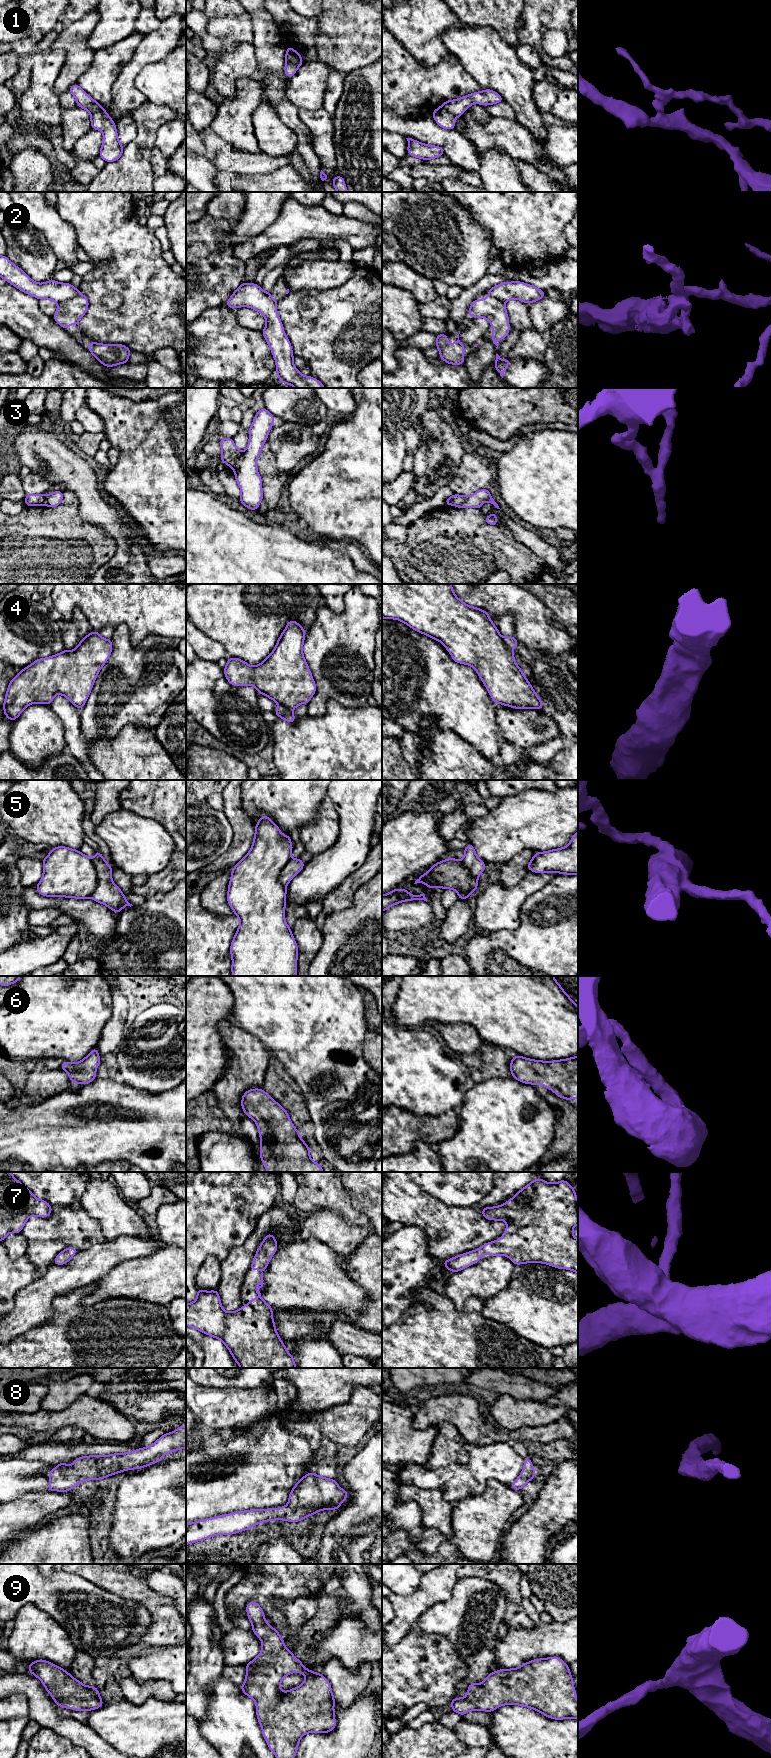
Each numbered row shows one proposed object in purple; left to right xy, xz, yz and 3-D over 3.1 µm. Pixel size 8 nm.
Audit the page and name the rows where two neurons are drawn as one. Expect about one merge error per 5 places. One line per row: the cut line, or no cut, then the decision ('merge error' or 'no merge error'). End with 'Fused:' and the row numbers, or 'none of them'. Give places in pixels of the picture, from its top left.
1: yz (441, 106), (455, 117) | merge error
2: xy (79, 292), (71, 298), (58, 303) | merge error
3: xz (243, 453), (232, 467) | merge error
4: yz (502, 637), (502, 640), (511, 648) | merge error
5: no cut | no merge error
6: no cut | no merge error
7: no cut | no merge error
8: no cut | no merge error
9: no cut | no merge error
Fused: 1, 2, 3, 4

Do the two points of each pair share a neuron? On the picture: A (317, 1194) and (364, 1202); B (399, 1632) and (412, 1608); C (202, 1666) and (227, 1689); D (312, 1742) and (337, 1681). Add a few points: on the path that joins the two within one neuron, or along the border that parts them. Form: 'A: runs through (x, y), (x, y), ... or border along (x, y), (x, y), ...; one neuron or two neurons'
A: border along (342, 1182), (351, 1203), (367, 1218); two neurons
B: runs through (399, 1626), (405, 1620), (407, 1614); one neuron
C: border along (222, 1674), (211, 1684), (208, 1702); two neurons
D: border along (358, 1696), (345, 1707), (341, 1707), (335, 1702); two neurons

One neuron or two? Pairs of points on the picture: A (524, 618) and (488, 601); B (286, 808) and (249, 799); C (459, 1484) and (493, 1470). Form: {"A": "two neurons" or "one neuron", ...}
{"A": "one neuron", "B": "one neuron", "C": "one neuron"}

